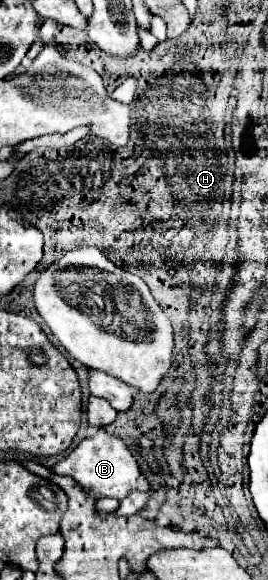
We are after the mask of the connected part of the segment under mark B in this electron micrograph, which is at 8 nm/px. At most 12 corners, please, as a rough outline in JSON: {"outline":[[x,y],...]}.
{"outline":[[84,438],[50,470],[84,496],[122,500],[148,480],[120,438]]}

